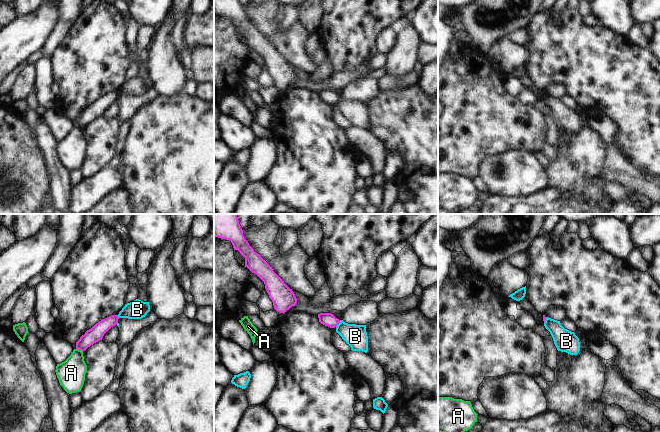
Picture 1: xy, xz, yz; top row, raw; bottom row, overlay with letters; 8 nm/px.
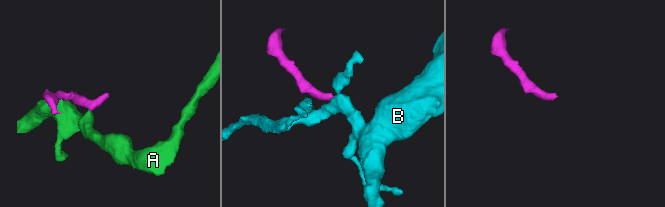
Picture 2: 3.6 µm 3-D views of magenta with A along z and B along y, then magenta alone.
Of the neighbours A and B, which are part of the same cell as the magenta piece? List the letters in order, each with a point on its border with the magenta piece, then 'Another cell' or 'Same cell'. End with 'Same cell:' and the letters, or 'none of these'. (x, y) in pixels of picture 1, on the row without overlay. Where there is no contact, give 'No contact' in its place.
A: Touches magenta at xy (79, 125). Another cell
B: Touches magenta at xz (338, 99). Another cell
Same cell: none of these.

